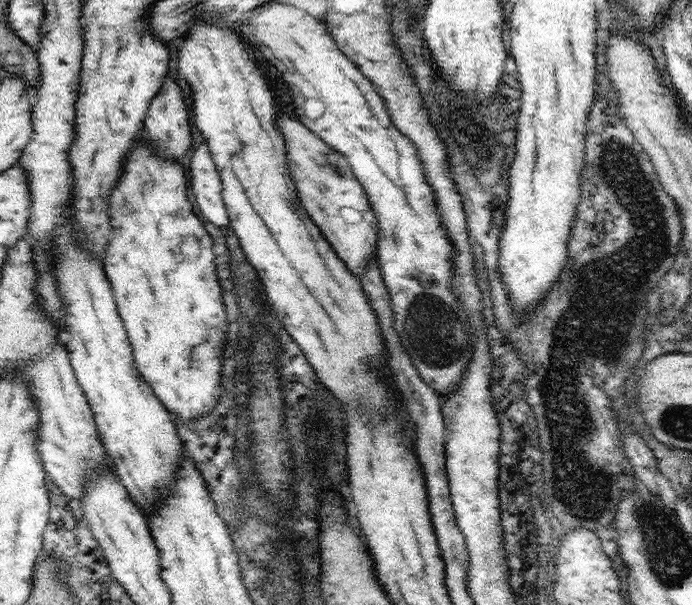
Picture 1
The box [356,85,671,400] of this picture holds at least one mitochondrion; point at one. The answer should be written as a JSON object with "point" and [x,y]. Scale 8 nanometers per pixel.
{"point":[593,293]}

